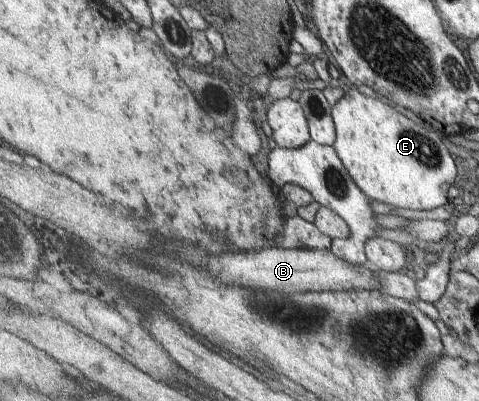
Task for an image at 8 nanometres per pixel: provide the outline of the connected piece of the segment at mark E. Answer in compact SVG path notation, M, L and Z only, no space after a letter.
M355 86L332 106L332 116L337 132L333 146L355 184L371 200L417 211L449 204L449 188L458 185L463 176L436 129L409 120L379 98L361 94Z

